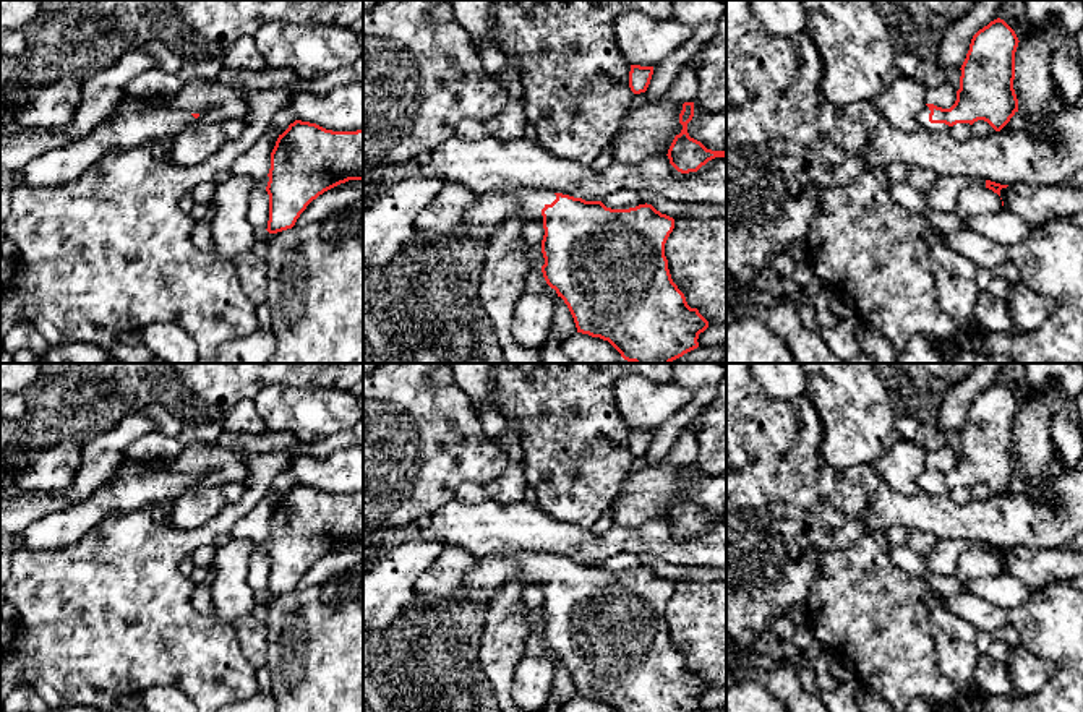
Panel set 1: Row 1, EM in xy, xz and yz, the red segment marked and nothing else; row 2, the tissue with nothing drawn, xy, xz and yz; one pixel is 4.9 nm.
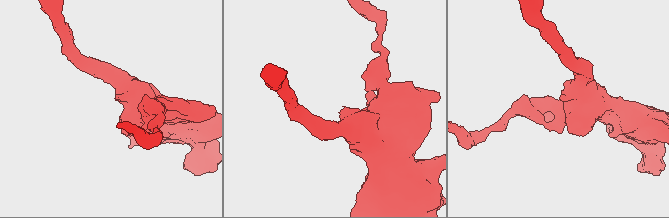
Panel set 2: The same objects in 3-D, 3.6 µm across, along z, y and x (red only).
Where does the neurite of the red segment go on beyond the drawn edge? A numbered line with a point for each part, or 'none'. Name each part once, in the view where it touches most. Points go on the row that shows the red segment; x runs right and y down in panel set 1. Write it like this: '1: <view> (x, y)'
1: yz (923, 119)

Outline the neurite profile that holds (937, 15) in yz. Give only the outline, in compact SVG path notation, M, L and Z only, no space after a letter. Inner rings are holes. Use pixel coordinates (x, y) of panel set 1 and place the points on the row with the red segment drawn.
M892 0L906 11L918 26L945 31L963 18L978 0Z

